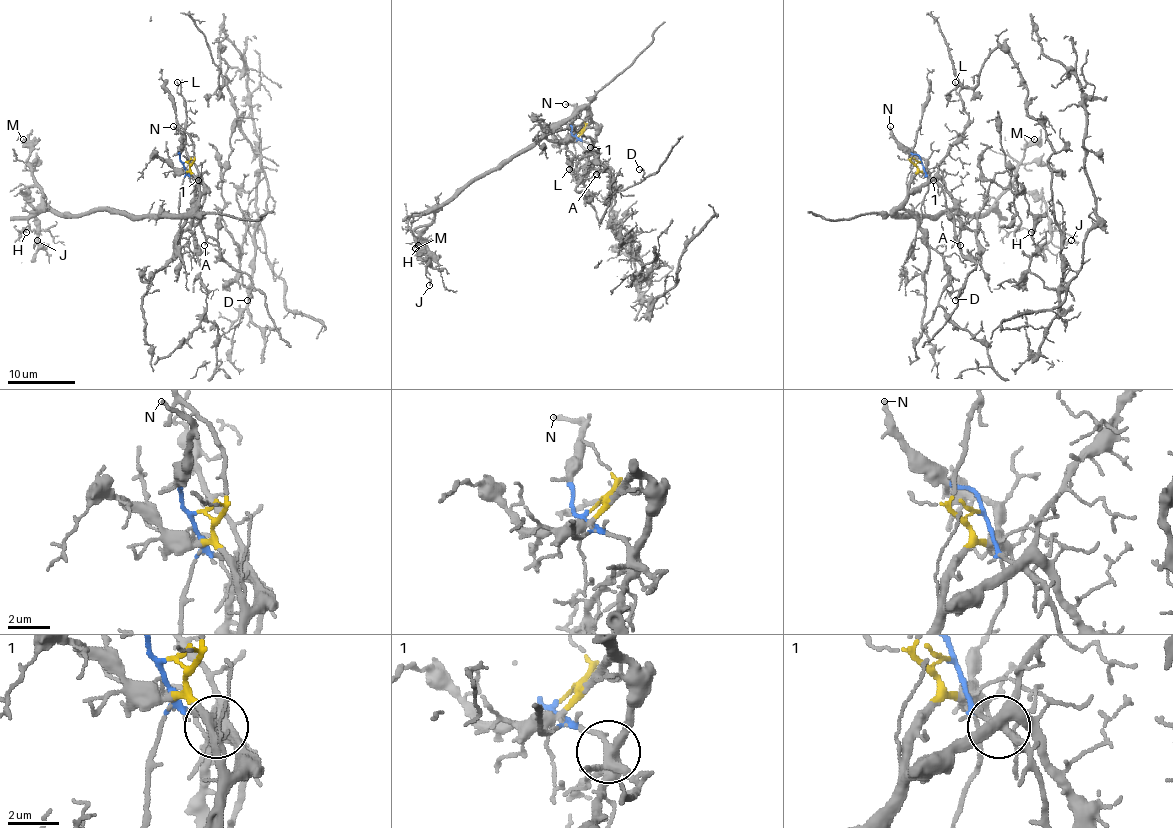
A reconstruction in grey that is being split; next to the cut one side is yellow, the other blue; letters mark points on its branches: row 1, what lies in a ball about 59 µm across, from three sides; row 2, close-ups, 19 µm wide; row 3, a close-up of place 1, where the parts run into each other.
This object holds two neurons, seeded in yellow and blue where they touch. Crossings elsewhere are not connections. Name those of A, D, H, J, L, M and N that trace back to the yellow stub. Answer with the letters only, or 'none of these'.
H, J, L, M

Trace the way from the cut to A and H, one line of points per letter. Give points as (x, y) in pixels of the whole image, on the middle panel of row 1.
A: (576, 134), (598, 156), (593, 162), (593, 167), (598, 169), (596, 174)
H: (576, 134), (591, 122), (584, 110), (555, 122), (527, 149), (420, 213), (410, 231), (419, 245)

